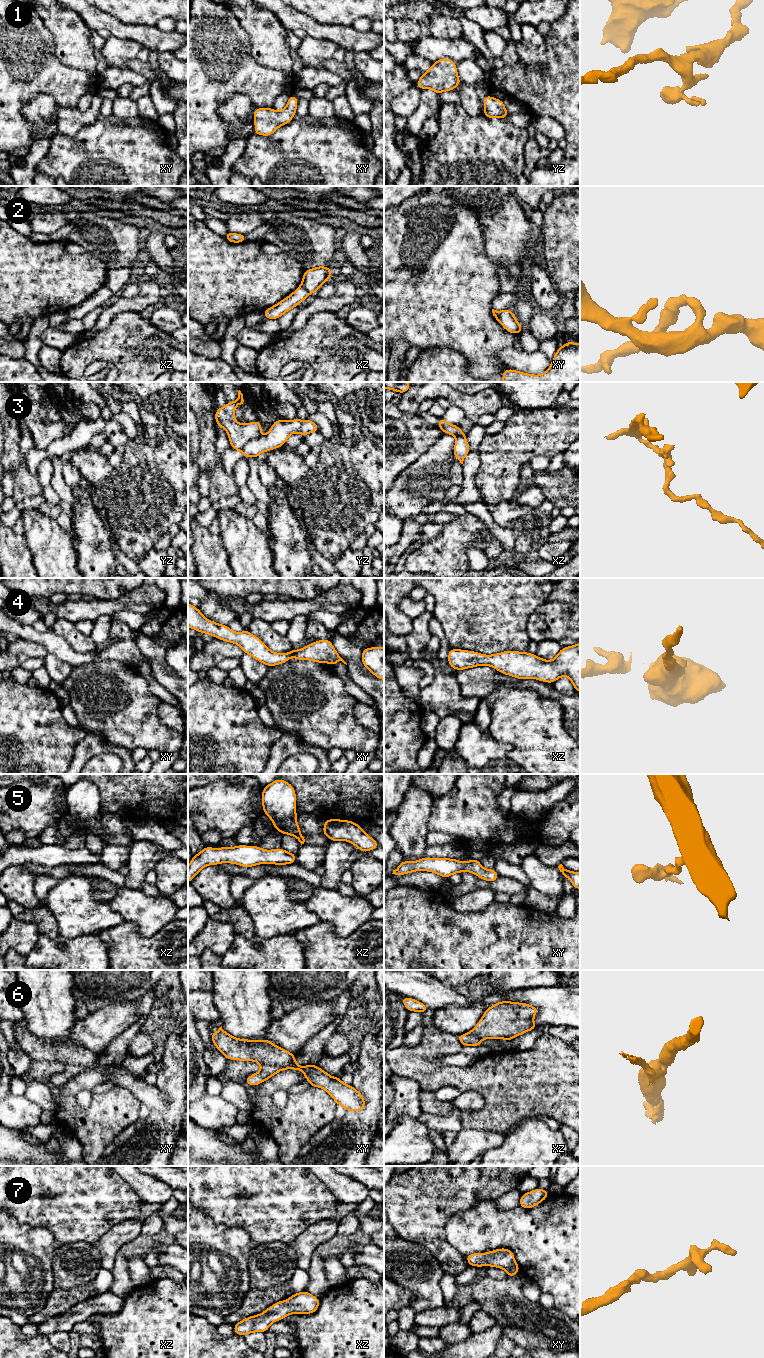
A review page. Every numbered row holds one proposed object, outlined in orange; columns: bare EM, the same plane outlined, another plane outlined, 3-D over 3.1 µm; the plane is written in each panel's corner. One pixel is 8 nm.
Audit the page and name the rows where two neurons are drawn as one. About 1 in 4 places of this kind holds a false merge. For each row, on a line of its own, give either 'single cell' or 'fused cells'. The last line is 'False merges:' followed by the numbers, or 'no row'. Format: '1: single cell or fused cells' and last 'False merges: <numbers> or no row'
1: single cell
2: fused cells
3: fused cells
4: single cell
5: single cell
6: fused cells
7: single cell
False merges: 2, 3, 6

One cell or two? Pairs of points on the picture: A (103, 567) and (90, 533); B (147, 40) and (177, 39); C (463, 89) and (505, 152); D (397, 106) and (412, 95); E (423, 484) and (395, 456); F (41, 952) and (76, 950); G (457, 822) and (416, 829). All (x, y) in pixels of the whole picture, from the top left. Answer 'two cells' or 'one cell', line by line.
A: one cell
B: one cell
C: two cells
D: one cell
E: two cells
F: one cell
G: two cells

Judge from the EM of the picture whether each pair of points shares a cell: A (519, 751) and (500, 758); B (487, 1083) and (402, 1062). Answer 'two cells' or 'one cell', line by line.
A: two cells
B: one cell

